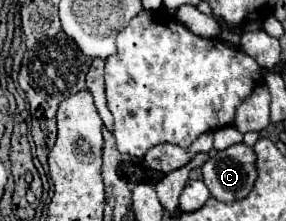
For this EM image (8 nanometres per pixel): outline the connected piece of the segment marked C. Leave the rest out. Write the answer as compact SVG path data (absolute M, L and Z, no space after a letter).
M244 143L216 151L204 165L202 177L210 193L224 203L232 203L250 193L256 181L254 151Z

